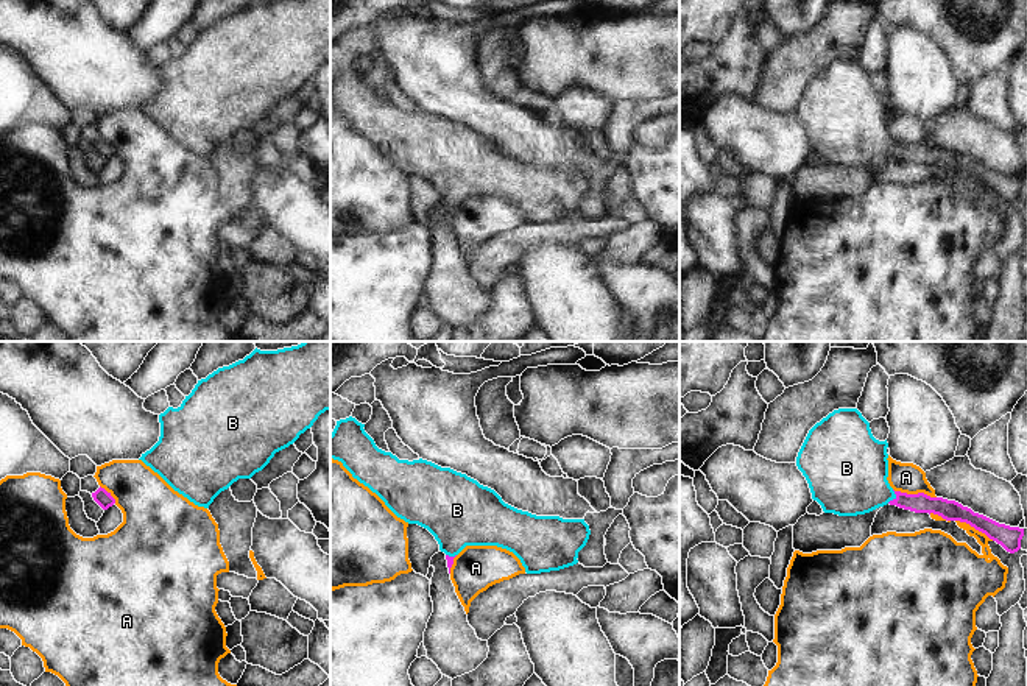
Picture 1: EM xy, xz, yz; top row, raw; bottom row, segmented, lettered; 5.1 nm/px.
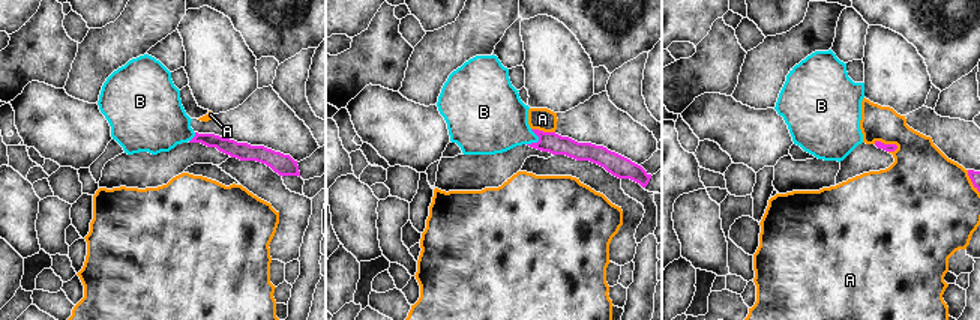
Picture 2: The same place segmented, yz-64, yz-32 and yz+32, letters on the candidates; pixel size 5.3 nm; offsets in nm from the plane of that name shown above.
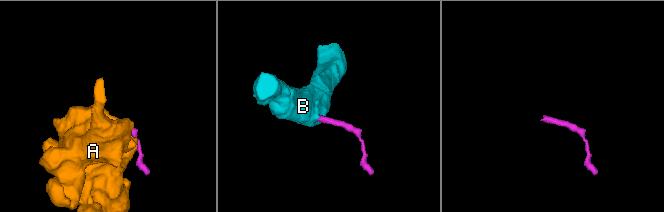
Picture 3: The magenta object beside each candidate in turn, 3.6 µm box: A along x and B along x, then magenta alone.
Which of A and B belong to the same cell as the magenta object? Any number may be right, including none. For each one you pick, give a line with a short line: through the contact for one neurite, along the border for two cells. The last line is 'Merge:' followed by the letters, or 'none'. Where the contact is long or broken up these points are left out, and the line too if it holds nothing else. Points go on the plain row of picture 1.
B: line yz (920, 153), (893, 150), (856, 136), (850, 130)
Merge: B

